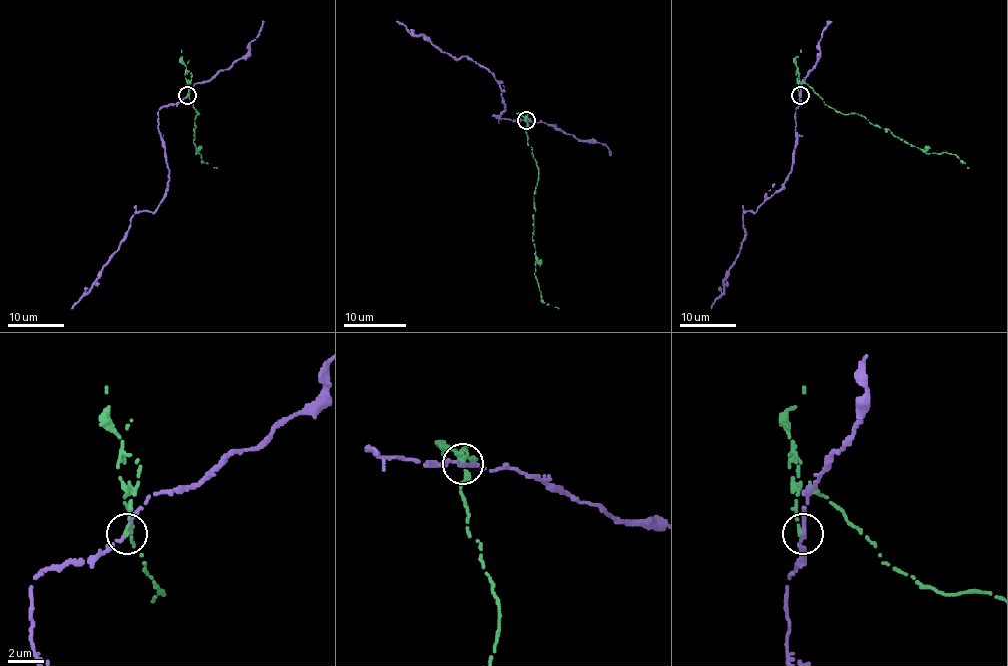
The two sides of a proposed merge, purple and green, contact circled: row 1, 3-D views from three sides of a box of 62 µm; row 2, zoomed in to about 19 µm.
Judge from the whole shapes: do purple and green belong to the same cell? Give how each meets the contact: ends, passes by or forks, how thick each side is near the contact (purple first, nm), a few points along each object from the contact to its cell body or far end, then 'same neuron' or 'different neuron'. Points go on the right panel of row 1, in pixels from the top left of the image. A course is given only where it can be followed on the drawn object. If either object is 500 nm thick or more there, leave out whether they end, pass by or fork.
purple passes by; green ends; calibres 240 and 200 nm; course purple (800, 96), (791, 173), (756, 212), (743, 213), (742, 248), (711, 308); course green (799, 96), (798, 83), (805, 82), (827, 105), (842, 114), (862, 115), (926, 153), (951, 153), (968, 168); different neuron

